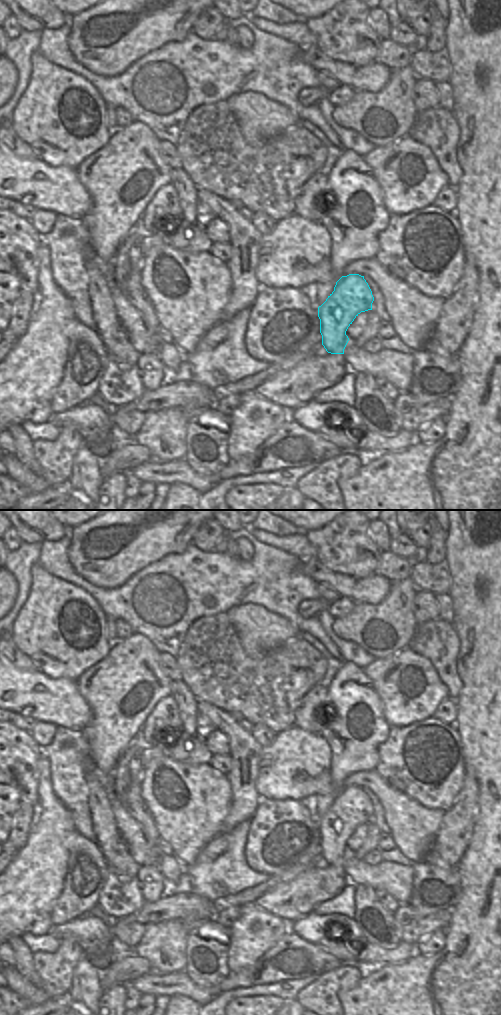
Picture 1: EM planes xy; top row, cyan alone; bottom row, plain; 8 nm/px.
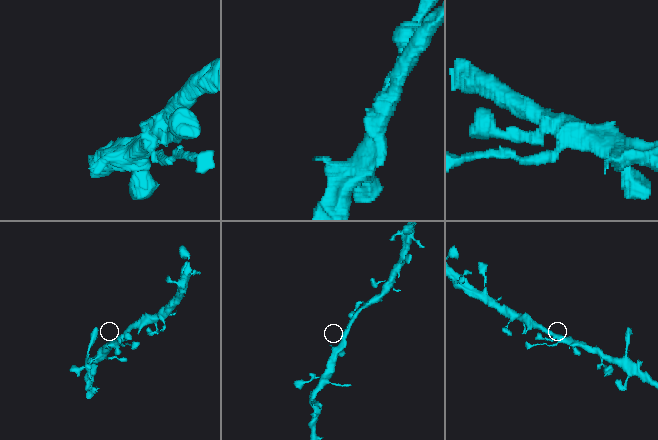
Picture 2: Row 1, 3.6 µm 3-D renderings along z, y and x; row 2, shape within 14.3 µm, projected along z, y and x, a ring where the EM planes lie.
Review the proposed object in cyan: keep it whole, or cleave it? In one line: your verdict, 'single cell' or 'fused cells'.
single cell

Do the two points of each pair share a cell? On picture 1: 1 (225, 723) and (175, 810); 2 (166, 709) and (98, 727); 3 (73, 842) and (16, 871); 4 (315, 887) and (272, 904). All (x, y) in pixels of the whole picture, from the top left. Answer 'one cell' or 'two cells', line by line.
1: two cells
2: two cells
3: two cells
4: one cell

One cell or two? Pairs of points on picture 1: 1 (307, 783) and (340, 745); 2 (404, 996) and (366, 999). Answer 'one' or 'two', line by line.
1: two
2: one

